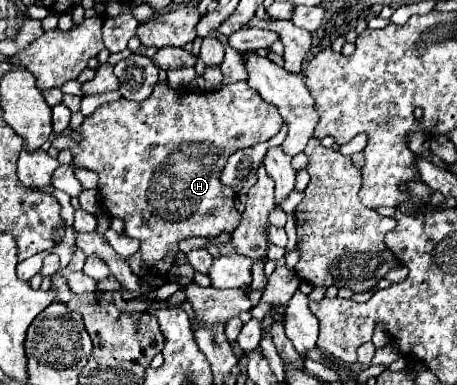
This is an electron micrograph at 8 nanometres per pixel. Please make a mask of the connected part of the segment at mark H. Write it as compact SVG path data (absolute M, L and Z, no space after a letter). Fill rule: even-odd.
M166 82L158 84L158 98L150 96L142 102L132 100L116 100L100 106L92 116L88 116L78 132L82 134L82 142L74 144L72 138L58 136L52 146L56 150L72 150L74 164L80 168L88 168L100 176L100 196L104 206L112 218L122 218L126 228L124 232L132 238L140 240L140 254L146 266L156 272L168 276L174 266L180 270L178 284L184 288L192 282L194 270L190 264L176 264L178 242L192 236L216 238L222 232L232 234L232 230L240 224L240 212L234 208L236 192L220 182L220 172L226 166L226 160L236 150L256 146L260 142L270 140L282 128L282 118L276 106L264 102L256 90L252 90L246 82L226 84L216 92L178 92L170 88Z

